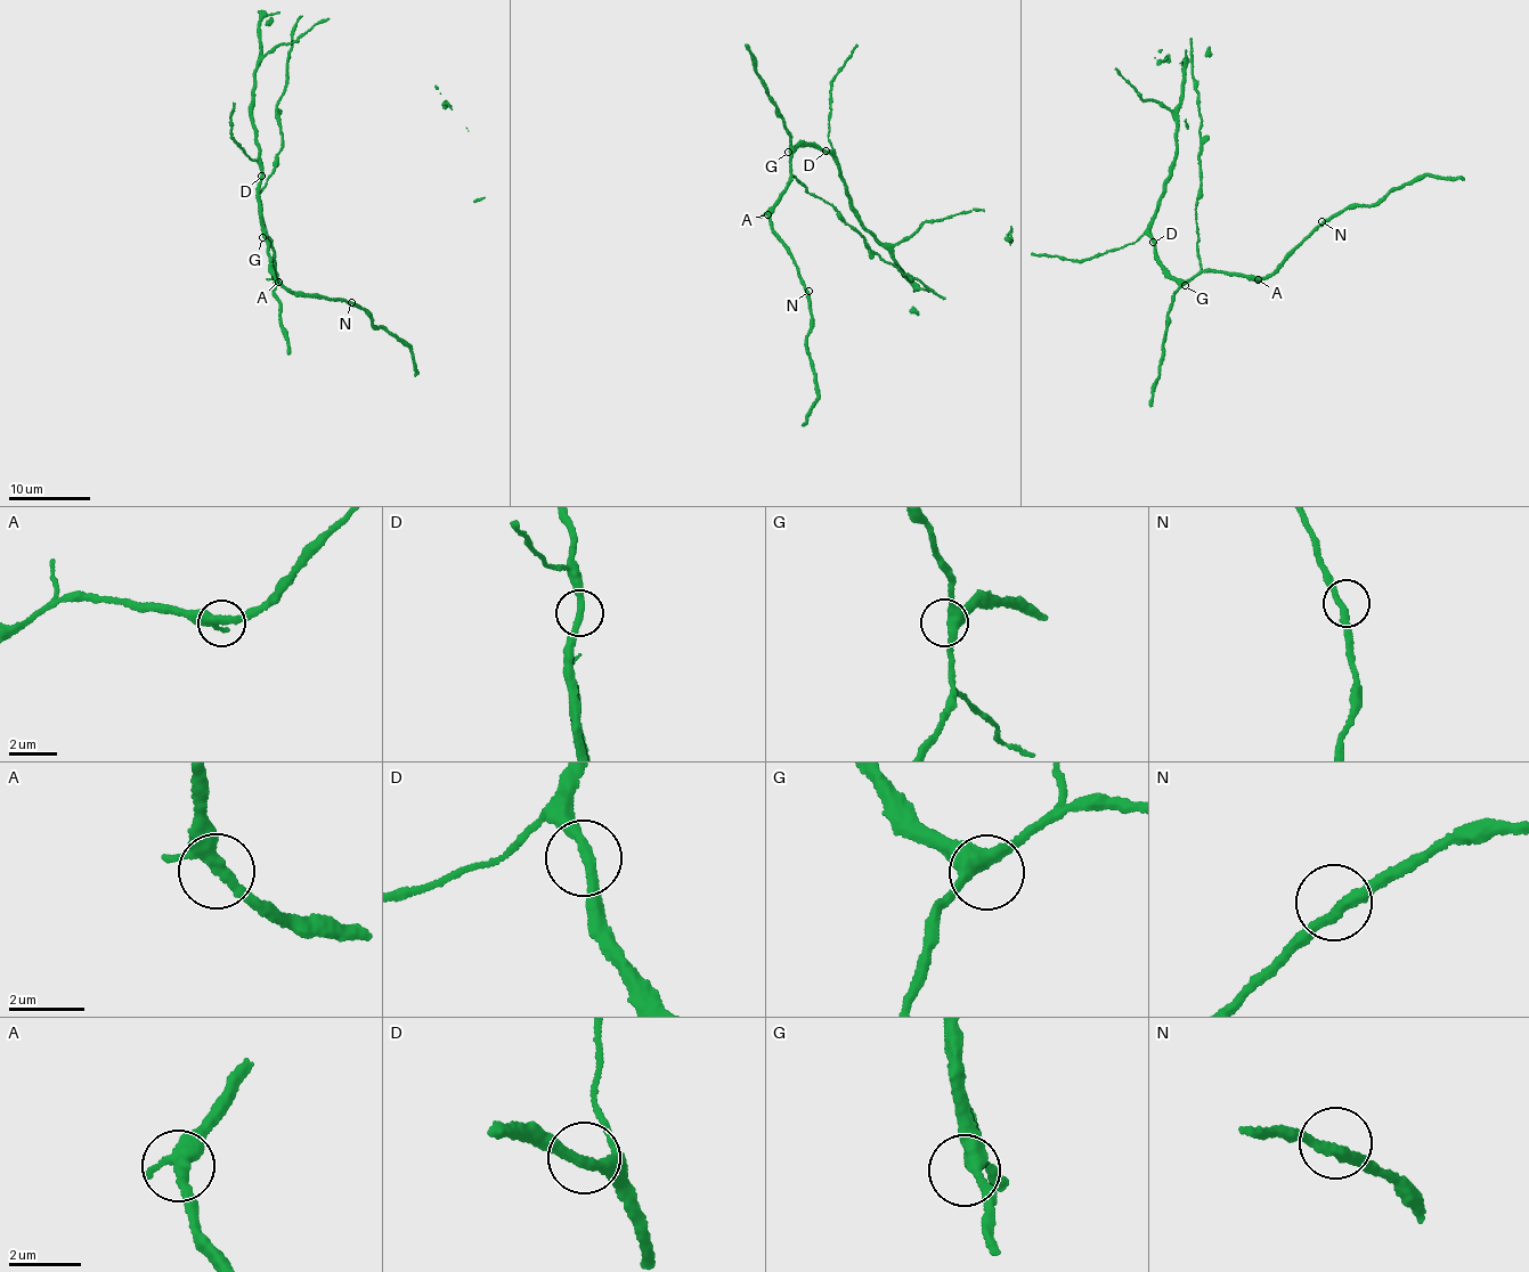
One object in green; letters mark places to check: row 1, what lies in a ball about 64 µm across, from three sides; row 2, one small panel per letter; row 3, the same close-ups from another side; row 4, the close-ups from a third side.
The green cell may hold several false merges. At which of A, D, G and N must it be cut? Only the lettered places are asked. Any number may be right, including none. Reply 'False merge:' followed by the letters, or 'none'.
False merge: none

